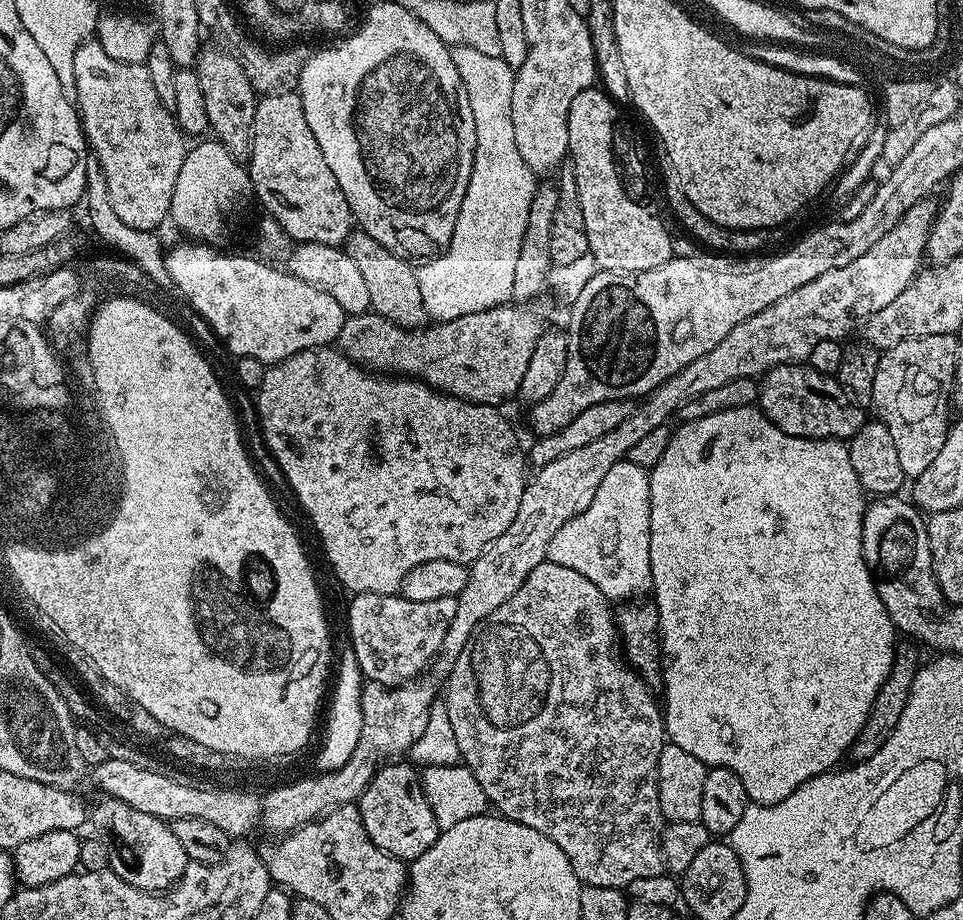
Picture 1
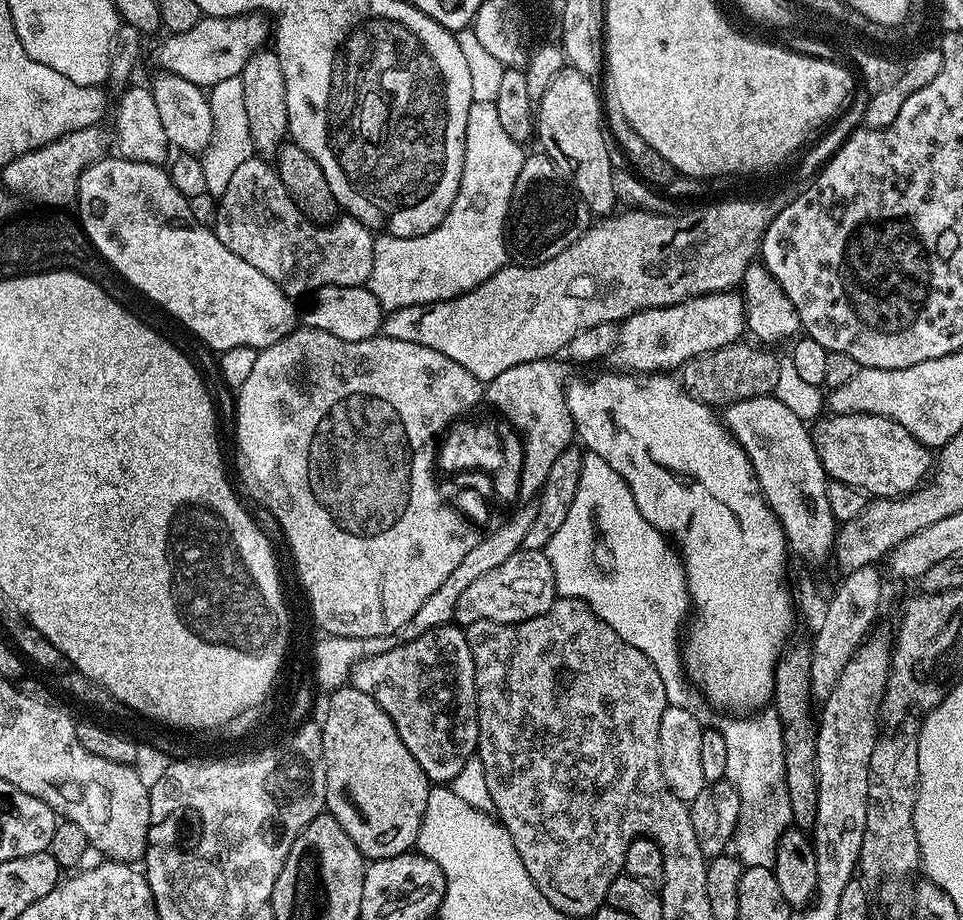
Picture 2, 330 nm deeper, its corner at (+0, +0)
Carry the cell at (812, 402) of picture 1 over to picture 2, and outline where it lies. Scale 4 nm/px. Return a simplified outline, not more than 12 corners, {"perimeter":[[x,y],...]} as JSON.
{"perimeter":[[828,414],[810,431],[828,479],[908,495],[934,464],[898,422]]}

